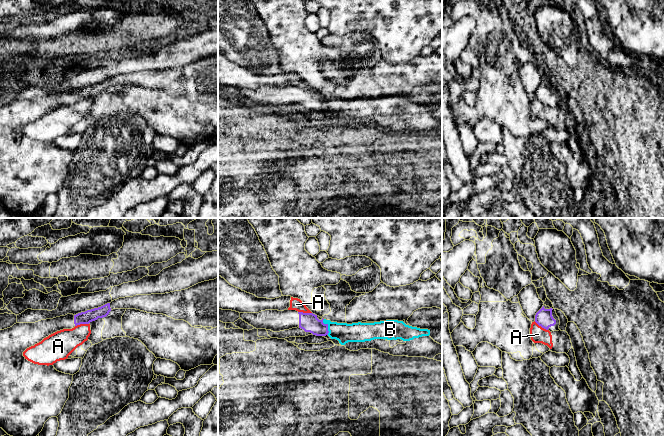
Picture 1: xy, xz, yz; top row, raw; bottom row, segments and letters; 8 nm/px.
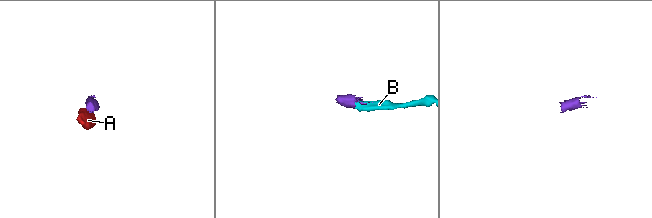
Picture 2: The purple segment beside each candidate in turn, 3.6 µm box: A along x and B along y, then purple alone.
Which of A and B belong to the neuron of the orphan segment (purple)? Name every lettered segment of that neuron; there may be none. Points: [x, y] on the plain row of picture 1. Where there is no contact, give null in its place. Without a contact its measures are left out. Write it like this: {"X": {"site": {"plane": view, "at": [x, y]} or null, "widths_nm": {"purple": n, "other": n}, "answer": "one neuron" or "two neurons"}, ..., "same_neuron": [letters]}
{"A": {"site": {"plane": "xy", "at": [81, 99]}, "widths_nm": {"purple": 100, "other": 220}, "answer": "two neurons"}, "B": {"site": {"plane": "xz", "at": [327, 102]}, "widths_nm": {"purple": 150, "other": 160}, "answer": "two neurons"}, "same_neuron": []}

